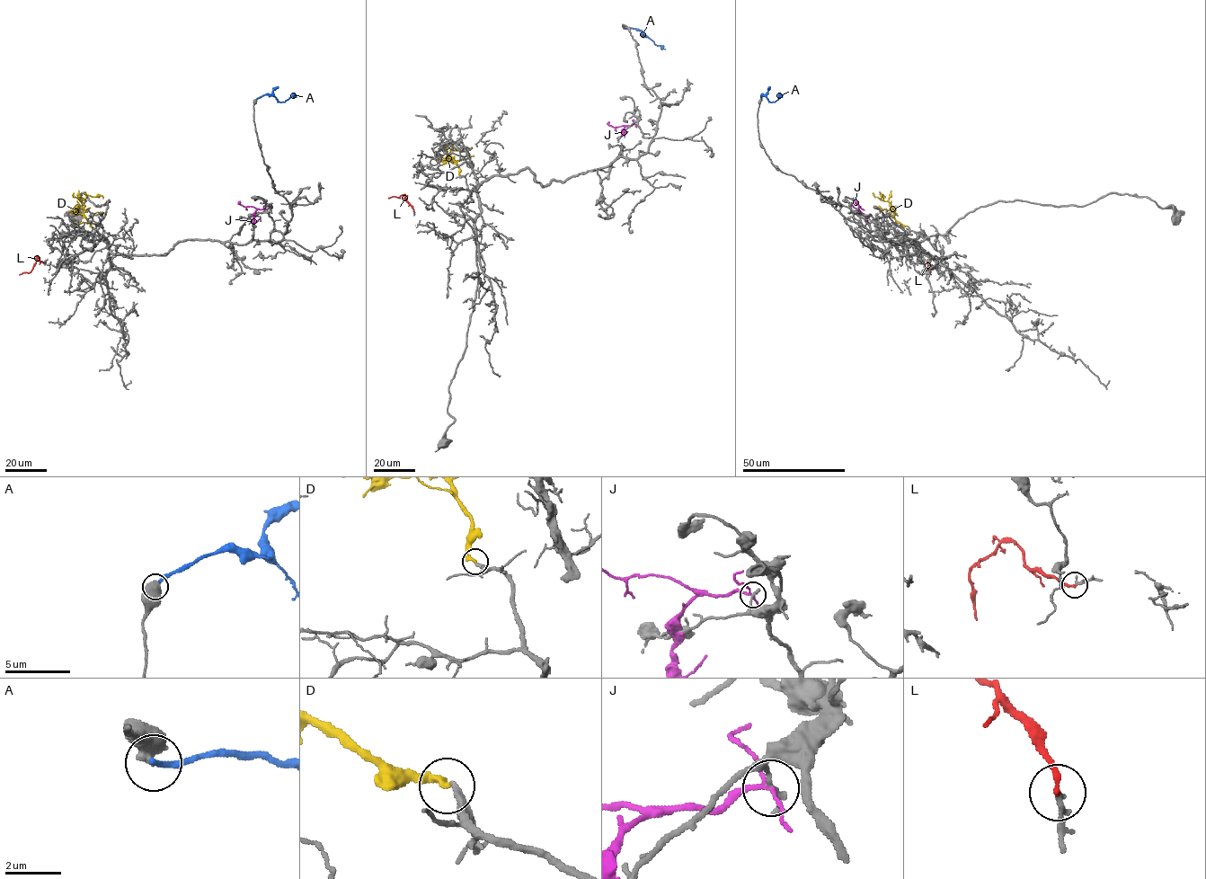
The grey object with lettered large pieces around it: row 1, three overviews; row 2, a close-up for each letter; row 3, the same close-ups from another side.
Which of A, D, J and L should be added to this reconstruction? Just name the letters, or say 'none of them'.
D, L

